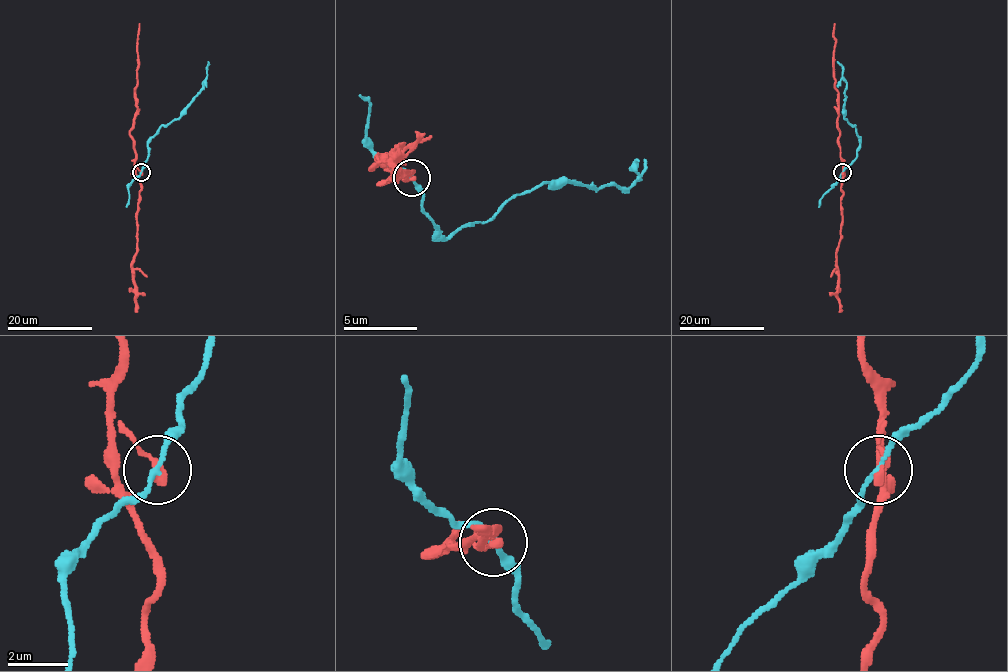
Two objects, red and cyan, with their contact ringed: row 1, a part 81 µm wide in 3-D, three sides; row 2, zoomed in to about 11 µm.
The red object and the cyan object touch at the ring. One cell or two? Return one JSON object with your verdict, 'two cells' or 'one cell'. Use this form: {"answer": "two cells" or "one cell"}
{"answer": "two cells"}

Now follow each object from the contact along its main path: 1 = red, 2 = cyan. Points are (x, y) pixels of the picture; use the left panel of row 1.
1: (140, 172), (136, 167), (135, 176), (141, 190), (137, 253), (133, 263), (135, 311)
2: (141, 172), (148, 157), (148, 141), (161, 125), (181, 116), (200, 91), (207, 75), (208, 61)

